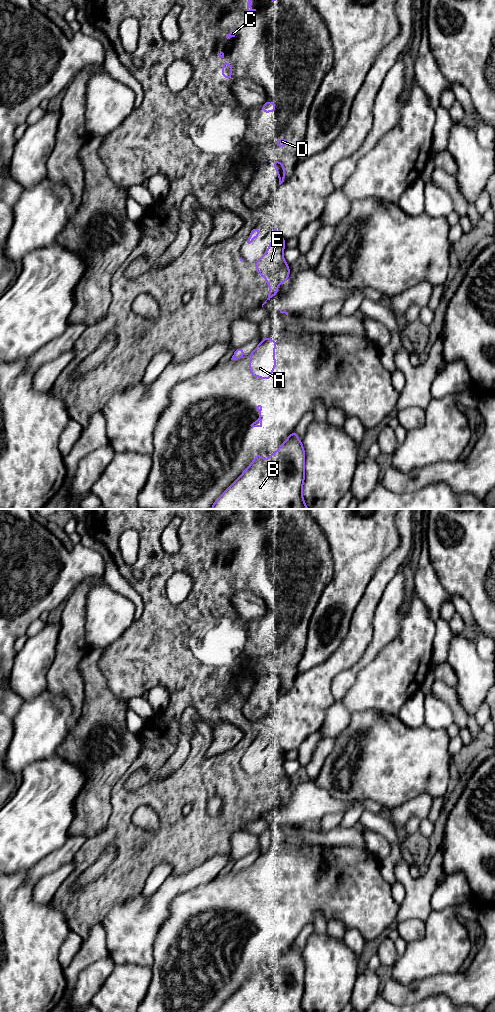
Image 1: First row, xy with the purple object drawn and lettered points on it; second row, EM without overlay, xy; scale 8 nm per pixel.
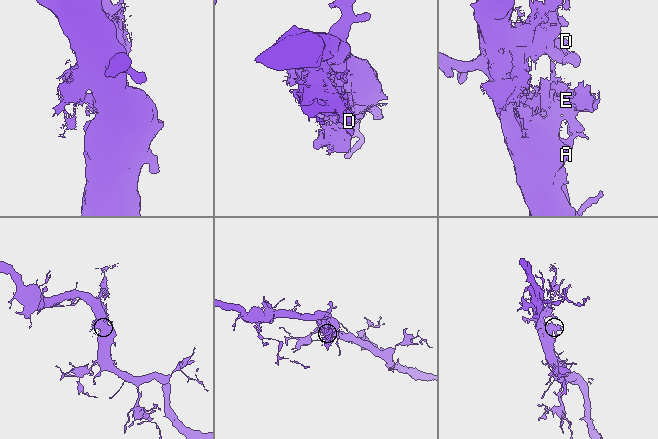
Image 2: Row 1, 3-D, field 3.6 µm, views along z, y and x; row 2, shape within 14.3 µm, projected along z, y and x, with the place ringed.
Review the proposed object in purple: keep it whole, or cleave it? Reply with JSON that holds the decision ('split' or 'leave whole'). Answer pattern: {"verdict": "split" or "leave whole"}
{"verdict": "split"}

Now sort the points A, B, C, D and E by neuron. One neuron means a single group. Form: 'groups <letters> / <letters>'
groups A B C D / E

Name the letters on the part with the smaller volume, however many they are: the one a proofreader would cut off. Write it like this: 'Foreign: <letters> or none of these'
Foreign: E

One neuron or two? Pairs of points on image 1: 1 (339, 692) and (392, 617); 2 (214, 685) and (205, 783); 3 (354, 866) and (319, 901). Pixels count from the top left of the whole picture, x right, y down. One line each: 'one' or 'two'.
1: one
2: one
3: one

